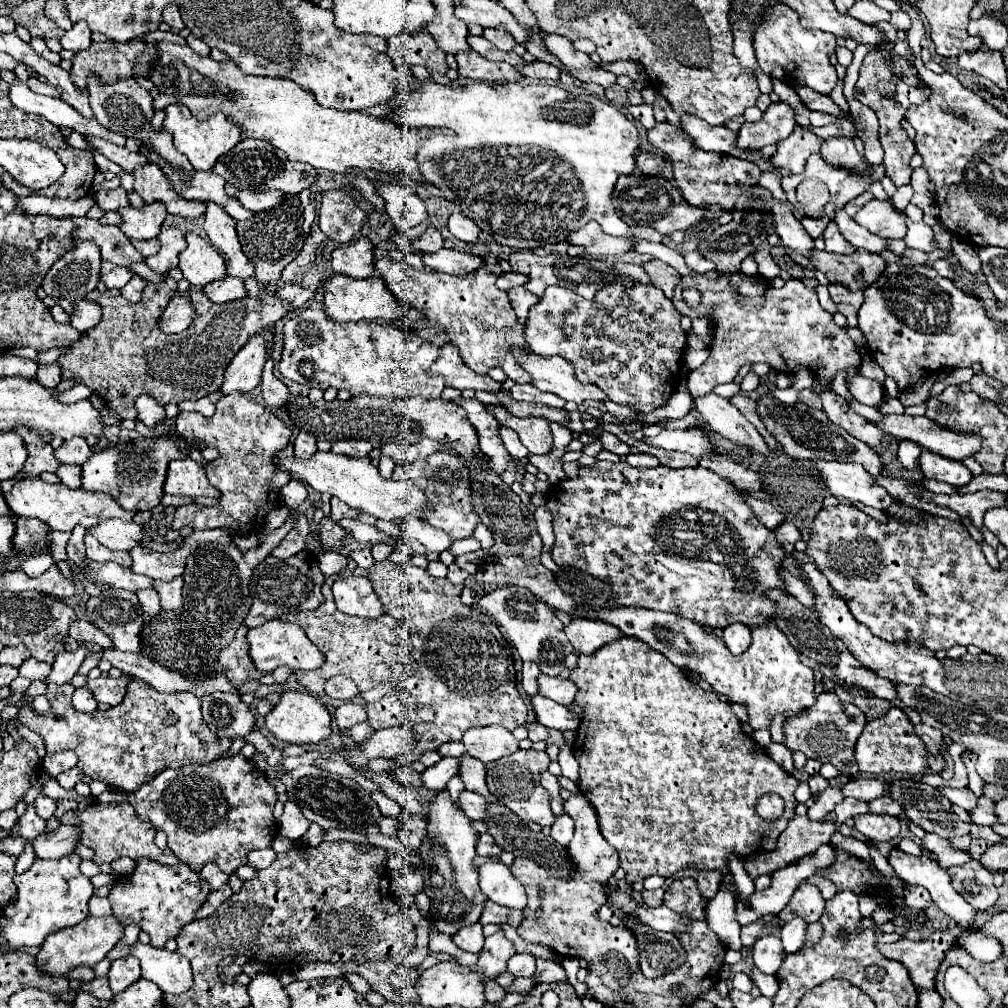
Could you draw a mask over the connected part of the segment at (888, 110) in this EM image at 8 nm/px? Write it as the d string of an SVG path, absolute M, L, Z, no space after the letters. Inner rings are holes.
M896 40L896 44L892 46L892 50L872 50L866 54L862 66L860 66L860 76L856 82L856 98L872 108L880 120L880 142L884 148L884 168L886 174L890 176L890 180L896 186L908 184L912 170L910 170L910 158L916 154L914 142L908 140L906 130L902 128L902 120L904 114L908 110L908 106L912 104L922 104L928 96L930 96L930 88L928 86L908 86L902 82L900 76L896 76L894 68L892 68L892 58L904 58L914 66L914 54L910 50L910 46L904 40Z

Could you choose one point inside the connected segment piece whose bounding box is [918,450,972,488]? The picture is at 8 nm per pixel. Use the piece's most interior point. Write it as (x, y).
(933, 466)

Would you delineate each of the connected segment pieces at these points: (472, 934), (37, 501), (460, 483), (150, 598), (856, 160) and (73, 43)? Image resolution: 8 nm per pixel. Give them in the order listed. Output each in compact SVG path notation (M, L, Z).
M476 922L476 924L470 924L470 926L464 926L460 928L456 934L454 934L454 944L462 950L468 950L468 952L480 952L484 948L484 934L482 934L482 924Z
M40 478L18 480L16 486L4 494L4 500L16 516L38 518L44 524L48 524L52 530L62 530L62 532L72 532L76 524L82 524L84 528L92 528L108 518L120 518L120 520L130 522L134 516L134 512L126 512L118 508L118 504L114 504L114 498L110 496L100 496L100 492L70 490L64 484L48 484Z
M436 452L436 454L428 456L426 460L398 464L394 468L392 478L394 480L410 478L424 492L424 496L428 498L428 506L430 506L430 508L424 508L426 522L430 526L446 530L446 534L450 536L452 542L472 536L472 532L480 520L478 520L478 514L470 508L470 482L466 476L466 468L462 468L462 464L458 464L456 456L452 456L450 452Z
M148 588L148 590L138 590L136 592L138 600L140 600L140 606L146 614L154 616L160 612L160 602L158 602L158 592L154 592L154 588Z
M828 138L820 150L824 162L846 170L852 176L870 176L868 164L856 152L852 138Z
M78 22L72 26L72 30L68 30L64 34L64 38L60 40L62 42L62 48L64 50L72 50L72 52L80 52L80 50L86 50L90 46L90 28L86 26L86 22Z

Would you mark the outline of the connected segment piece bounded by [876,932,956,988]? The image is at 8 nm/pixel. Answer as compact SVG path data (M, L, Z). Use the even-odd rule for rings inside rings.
M934 932L926 940L914 942L908 938L900 938L892 944L876 944L876 950L884 954L890 960L902 962L910 978L916 986L922 988L934 988L934 976L938 970L938 964L942 962L944 952L954 944L954 934L948 932Z

